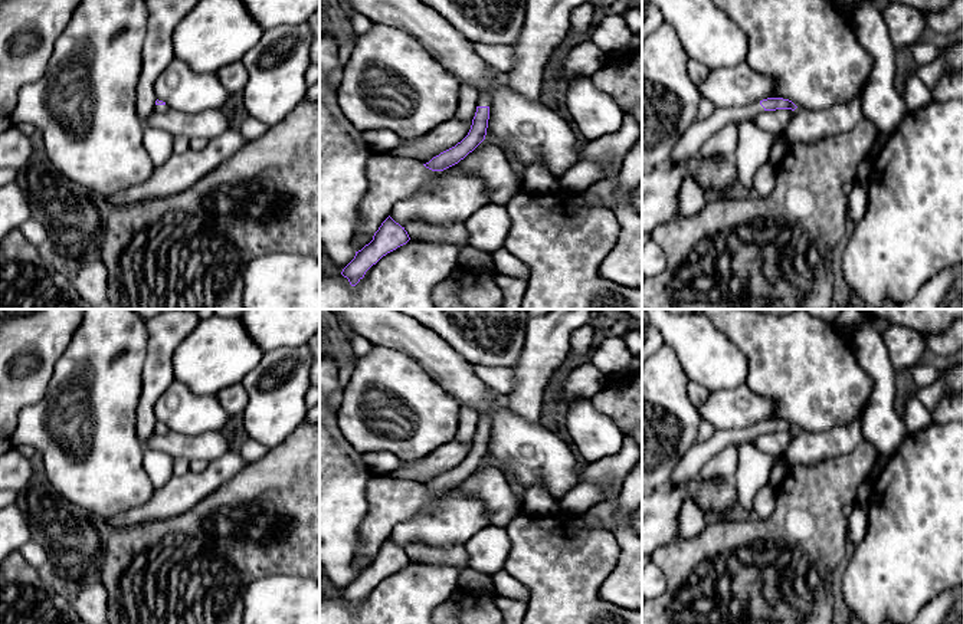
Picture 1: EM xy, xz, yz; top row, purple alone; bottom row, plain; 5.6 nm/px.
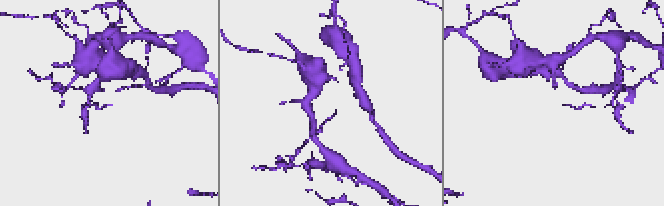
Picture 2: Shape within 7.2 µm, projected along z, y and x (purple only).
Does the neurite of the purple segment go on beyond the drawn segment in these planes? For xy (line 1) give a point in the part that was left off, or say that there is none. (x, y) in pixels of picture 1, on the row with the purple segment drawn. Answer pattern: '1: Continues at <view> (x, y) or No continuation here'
1: Continues at xy (159, 108)

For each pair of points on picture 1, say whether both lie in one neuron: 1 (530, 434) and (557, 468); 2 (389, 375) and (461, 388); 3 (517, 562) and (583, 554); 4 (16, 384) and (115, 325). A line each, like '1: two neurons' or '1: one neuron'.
1: one neuron
2: two neurons
3: one neuron
4: two neurons

